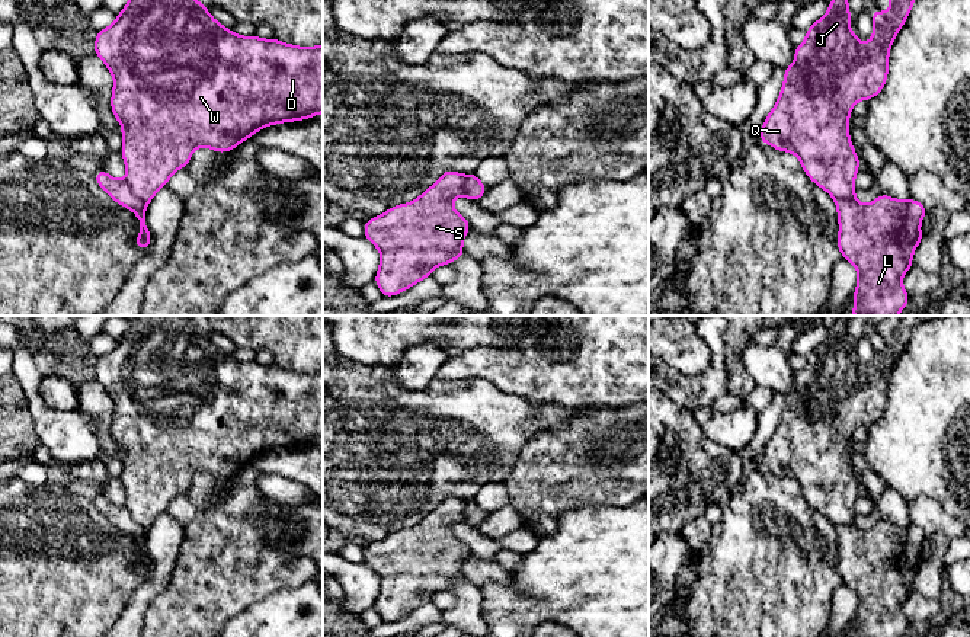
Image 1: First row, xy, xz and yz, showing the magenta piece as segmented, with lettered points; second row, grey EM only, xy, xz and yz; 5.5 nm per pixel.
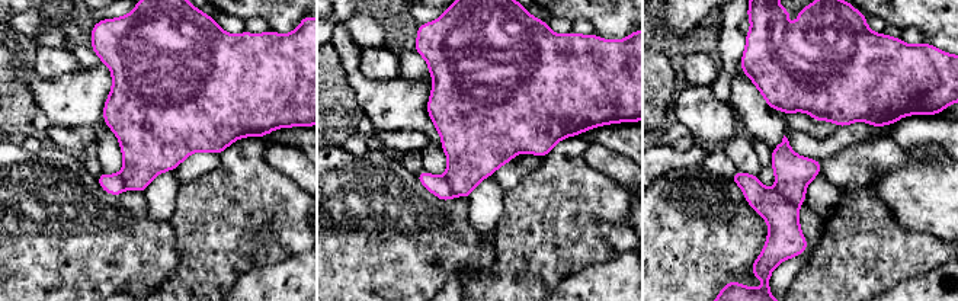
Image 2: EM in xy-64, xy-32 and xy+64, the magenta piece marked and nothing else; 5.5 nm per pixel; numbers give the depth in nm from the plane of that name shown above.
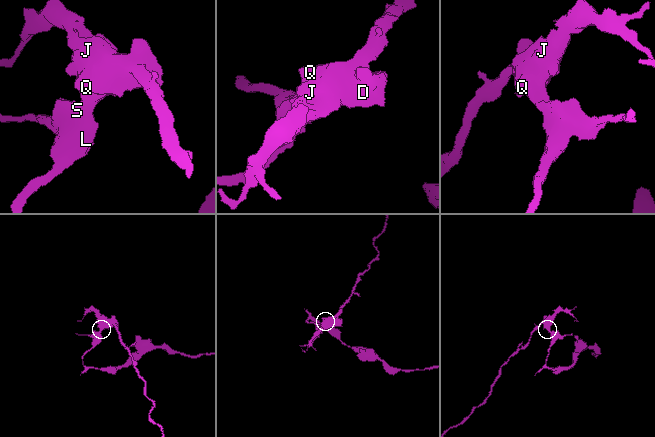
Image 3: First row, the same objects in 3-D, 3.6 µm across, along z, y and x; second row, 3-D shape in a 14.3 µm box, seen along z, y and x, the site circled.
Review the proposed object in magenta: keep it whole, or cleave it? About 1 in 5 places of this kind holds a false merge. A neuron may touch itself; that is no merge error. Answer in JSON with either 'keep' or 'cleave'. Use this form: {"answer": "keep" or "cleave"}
{"answer": "cleave"}

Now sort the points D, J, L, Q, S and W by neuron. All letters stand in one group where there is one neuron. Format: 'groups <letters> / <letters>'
groups D J Q W / L S

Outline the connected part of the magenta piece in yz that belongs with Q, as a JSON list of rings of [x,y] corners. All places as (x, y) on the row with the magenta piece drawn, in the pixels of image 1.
[[[832,0],[827,15],[806,31],[804,42],[795,45],[795,63],[784,70],[781,95],[759,132],[761,141],[778,151],[795,154],[809,179],[833,199],[855,199],[854,183],[859,159],[848,132],[851,111],[858,100],[870,100],[883,90],[891,44],[915,0],[890,1],[887,13],[871,9],[874,32],[867,44],[861,44],[849,28],[848,0]]]

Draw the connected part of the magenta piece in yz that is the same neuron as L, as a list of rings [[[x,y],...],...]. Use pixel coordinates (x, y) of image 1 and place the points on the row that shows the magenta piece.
[[[884,193],[871,204],[857,199],[835,199],[839,221],[836,240],[842,257],[849,260],[858,273],[854,291],[854,316],[897,316],[909,303],[902,276],[913,266],[912,256],[922,241],[921,220],[928,214],[916,199],[899,201]]]

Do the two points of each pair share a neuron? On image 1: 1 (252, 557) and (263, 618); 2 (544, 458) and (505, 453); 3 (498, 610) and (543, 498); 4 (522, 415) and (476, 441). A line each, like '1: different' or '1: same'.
1: different
2: different
3: different
4: same

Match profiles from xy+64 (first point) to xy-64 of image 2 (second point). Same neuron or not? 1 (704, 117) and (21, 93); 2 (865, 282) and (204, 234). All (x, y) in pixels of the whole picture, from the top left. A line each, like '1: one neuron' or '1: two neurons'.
1: two neurons
2: one neuron

